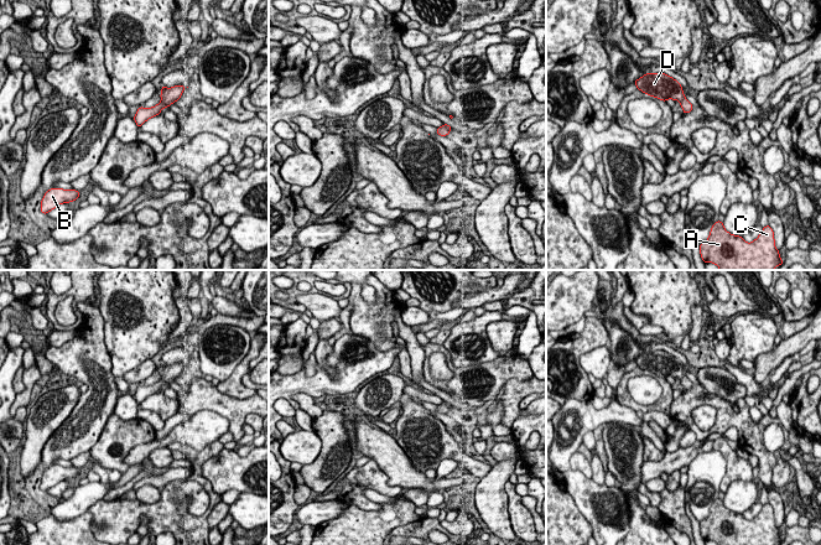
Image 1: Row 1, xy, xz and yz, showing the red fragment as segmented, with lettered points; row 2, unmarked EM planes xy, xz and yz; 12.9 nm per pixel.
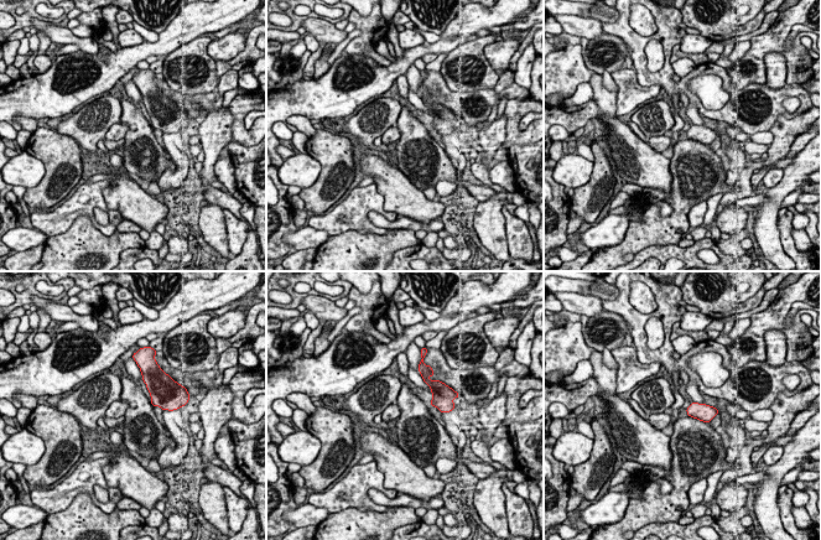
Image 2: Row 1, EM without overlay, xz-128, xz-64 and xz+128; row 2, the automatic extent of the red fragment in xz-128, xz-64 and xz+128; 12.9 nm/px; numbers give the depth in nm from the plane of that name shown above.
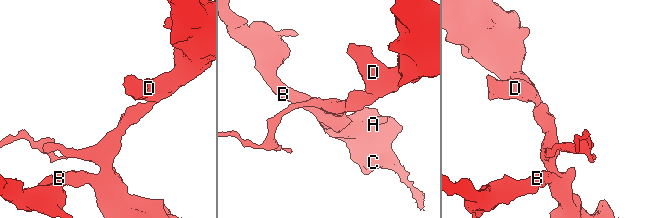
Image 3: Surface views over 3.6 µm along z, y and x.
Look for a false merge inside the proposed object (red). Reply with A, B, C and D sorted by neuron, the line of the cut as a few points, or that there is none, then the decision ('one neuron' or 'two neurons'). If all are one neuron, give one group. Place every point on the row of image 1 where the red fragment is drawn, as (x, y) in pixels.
A B C D | no cut | one neuron

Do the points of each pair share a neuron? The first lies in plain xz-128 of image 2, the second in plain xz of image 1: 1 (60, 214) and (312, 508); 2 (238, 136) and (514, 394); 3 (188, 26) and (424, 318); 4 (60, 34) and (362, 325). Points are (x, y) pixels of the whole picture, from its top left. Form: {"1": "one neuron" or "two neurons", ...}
{"1": "two neurons", "2": "one neuron", "3": "two neurons", "4": "two neurons"}

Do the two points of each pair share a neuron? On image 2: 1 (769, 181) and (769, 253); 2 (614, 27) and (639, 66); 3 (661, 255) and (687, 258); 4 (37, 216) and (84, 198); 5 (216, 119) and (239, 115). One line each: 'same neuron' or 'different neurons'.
1: different neurons
2: same neuron
3: same neuron
4: same neuron
5: different neurons

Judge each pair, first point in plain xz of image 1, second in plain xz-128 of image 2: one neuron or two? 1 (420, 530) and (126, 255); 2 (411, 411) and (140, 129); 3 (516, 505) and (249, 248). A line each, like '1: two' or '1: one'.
1: one
2: one
3: two

